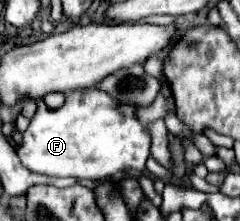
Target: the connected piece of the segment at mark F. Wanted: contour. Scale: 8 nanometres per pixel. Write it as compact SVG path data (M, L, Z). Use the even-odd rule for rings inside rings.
M92 87L66 93L66 103L56 111L38 101L38 113L22 133L16 155L26 169L40 175L98 181L128 167L146 171L144 163L150 155L150 137L144 125L134 117L134 107L112 107L112 97Z

